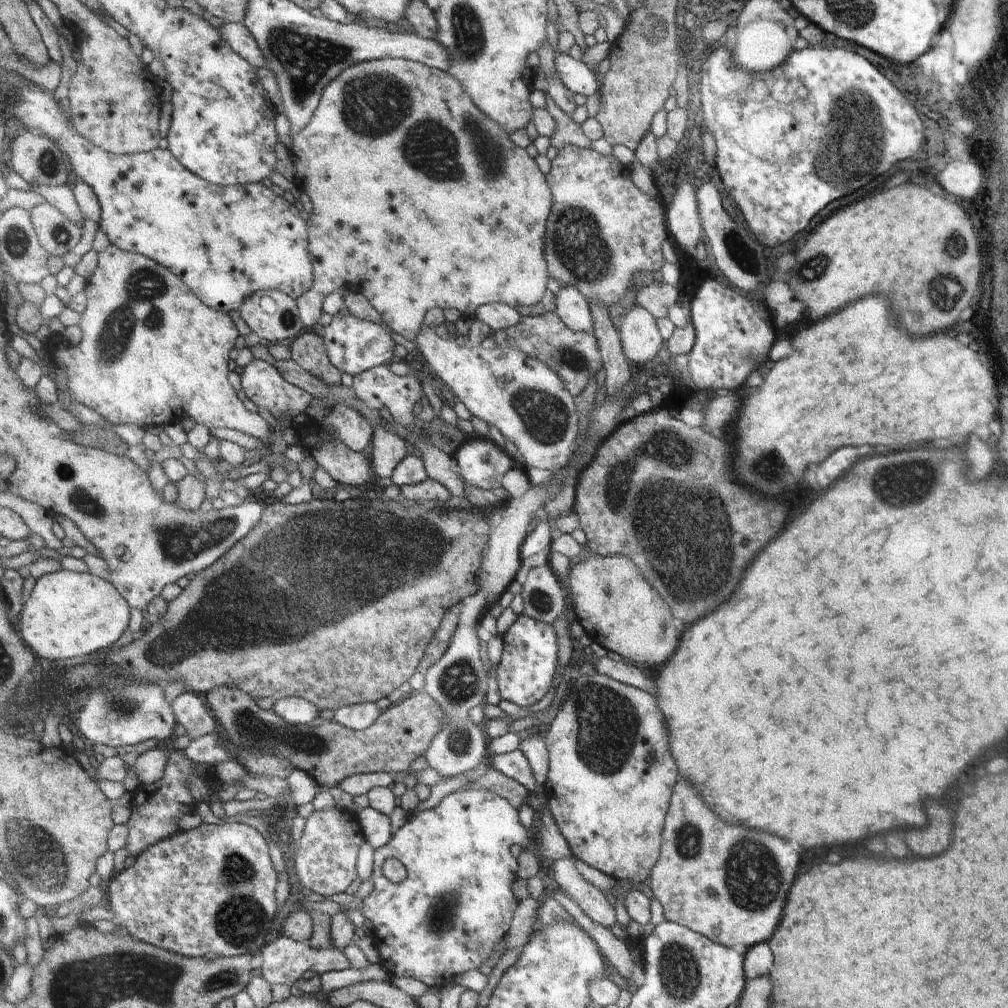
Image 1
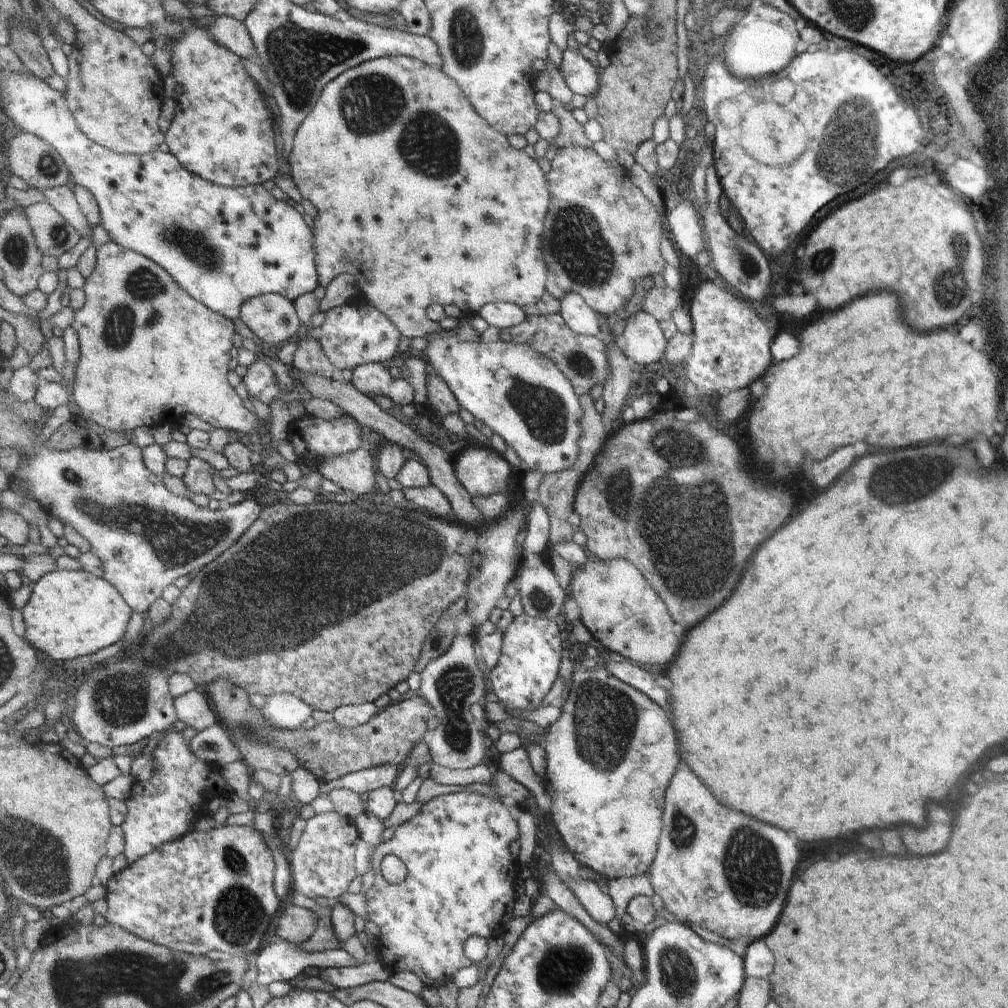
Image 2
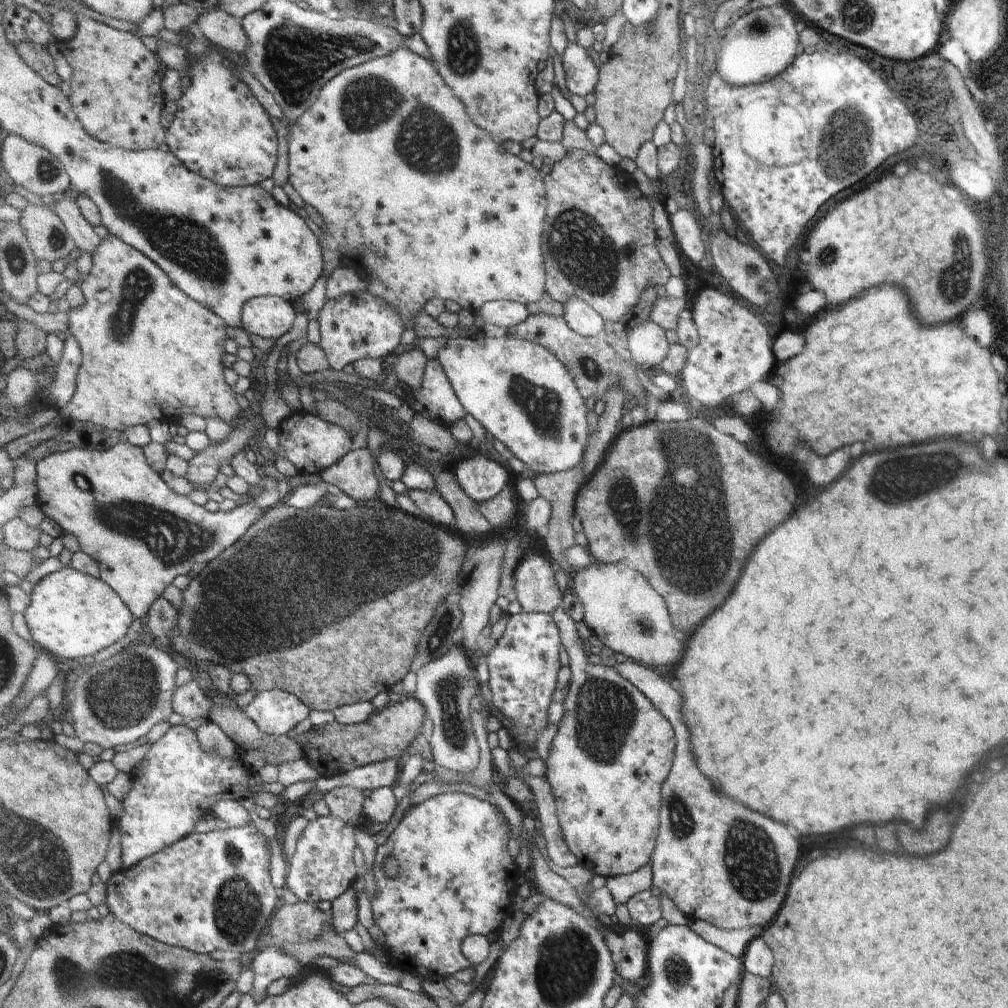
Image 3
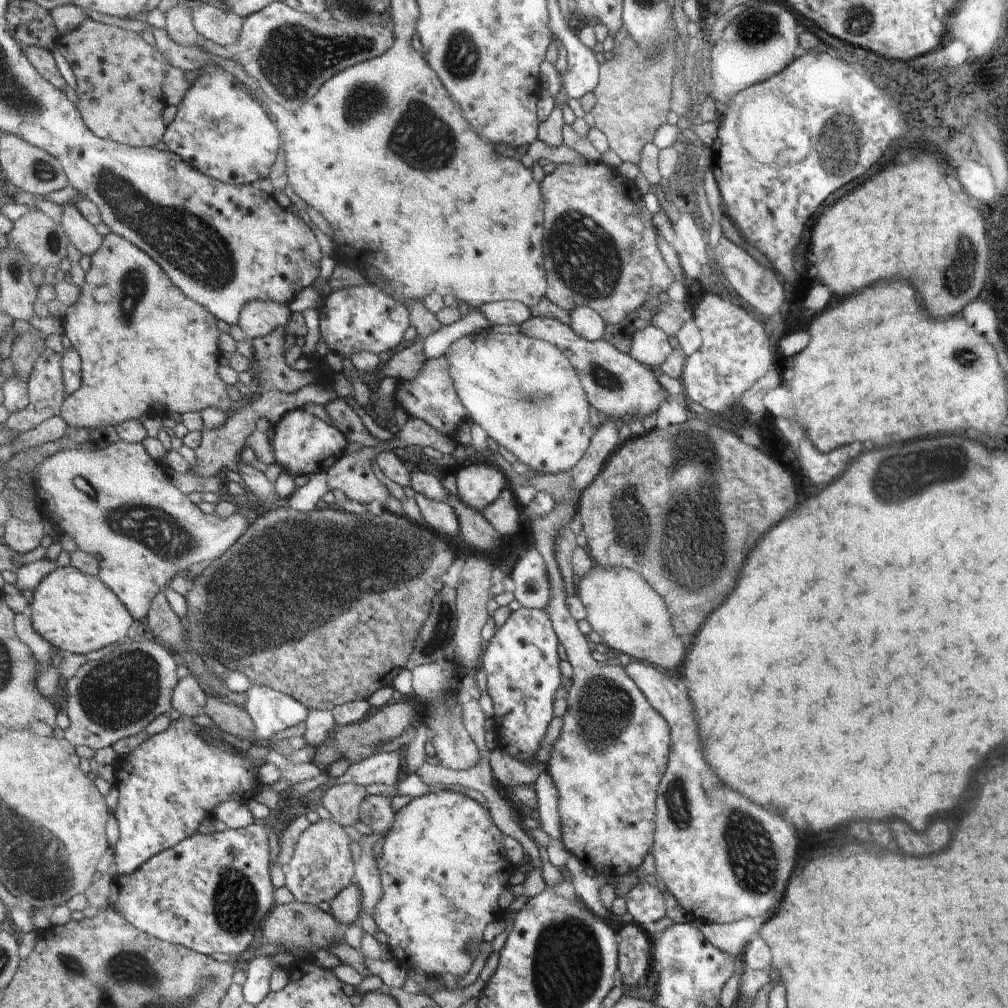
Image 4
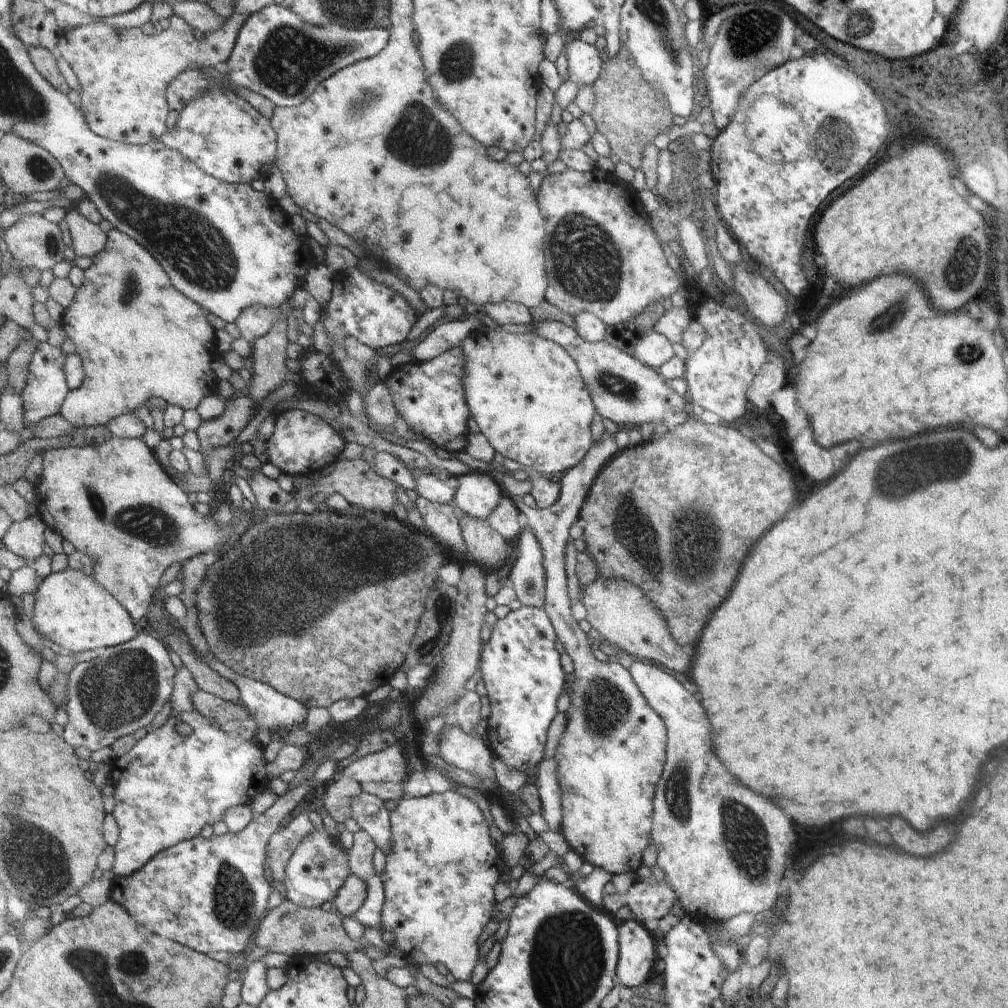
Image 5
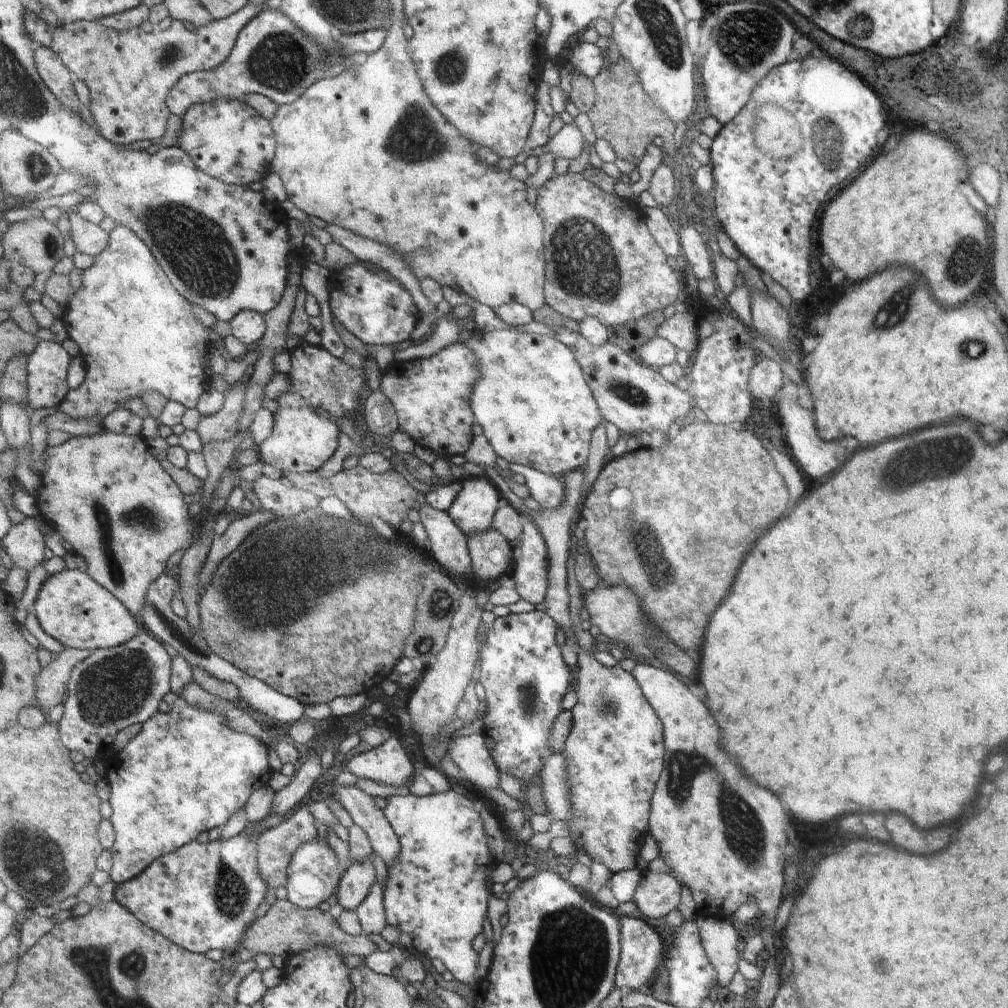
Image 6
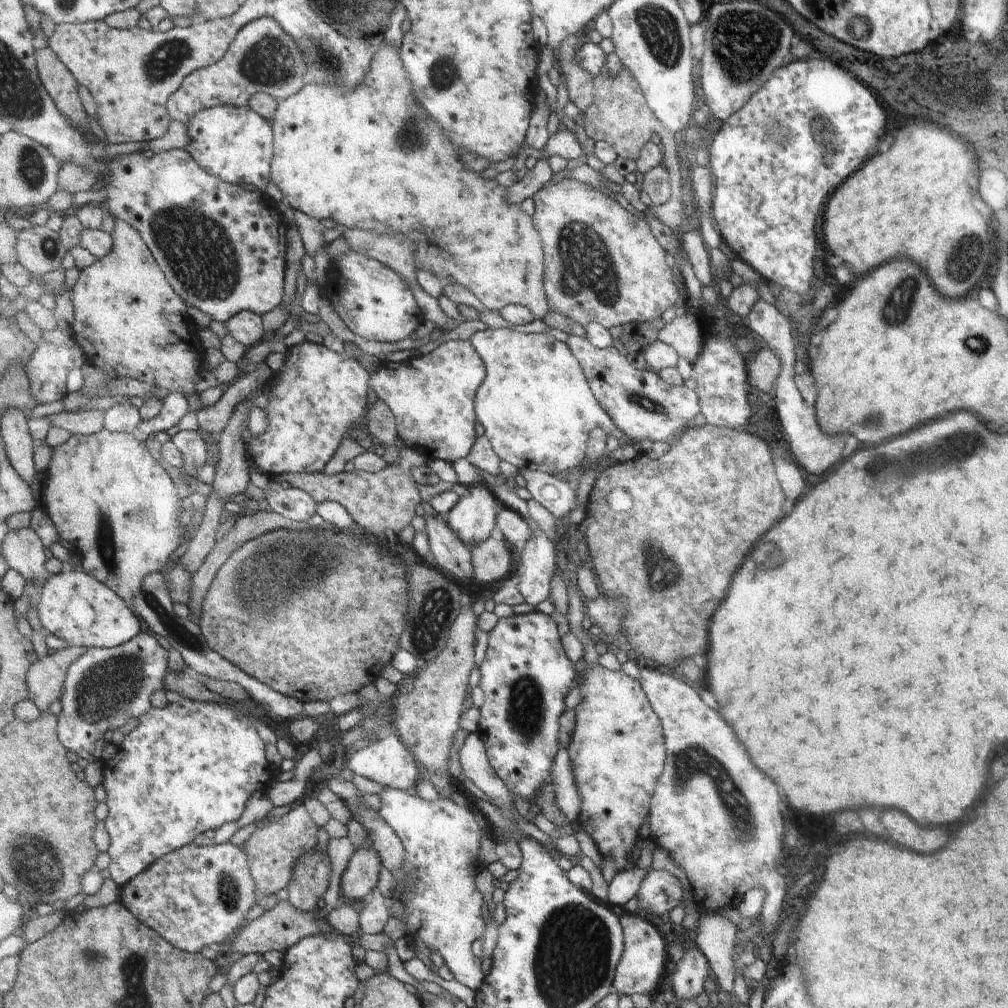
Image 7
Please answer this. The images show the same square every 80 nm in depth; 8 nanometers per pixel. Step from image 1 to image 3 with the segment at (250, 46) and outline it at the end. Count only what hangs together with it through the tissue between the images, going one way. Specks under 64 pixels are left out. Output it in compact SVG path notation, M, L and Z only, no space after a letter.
M219 7L201 12L195 30L209 40L215 48L244 54L249 48L250 38L242 24L238 24L232 14Z

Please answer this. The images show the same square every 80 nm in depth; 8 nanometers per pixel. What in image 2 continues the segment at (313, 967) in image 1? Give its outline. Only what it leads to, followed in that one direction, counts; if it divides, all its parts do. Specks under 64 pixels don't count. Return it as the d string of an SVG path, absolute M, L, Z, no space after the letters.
M281 939L279 942L271 943L264 949L261 949L256 955L252 957L253 966L257 968L257 984L263 984L263 986L269 986L274 982L281 982L293 980L297 978L299 974L304 974L307 968L341 968L341 967L354 967L361 963L351 956L344 948L337 950L326 950L323 952L312 953L307 952L305 949L298 947L295 943L288 940Z

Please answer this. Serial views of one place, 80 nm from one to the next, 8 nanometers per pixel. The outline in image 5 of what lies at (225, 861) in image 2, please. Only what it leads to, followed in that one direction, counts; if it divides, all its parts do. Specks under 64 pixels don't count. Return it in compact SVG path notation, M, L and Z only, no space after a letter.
M312 777L306 778L288 790L272 808L237 834L228 831L209 840L199 836L157 854L139 873L128 878L111 876L110 899L124 906L153 934L199 953L246 952L268 912L271 890L274 890L265 871L269 838L281 828L281 820L306 798L314 782Z

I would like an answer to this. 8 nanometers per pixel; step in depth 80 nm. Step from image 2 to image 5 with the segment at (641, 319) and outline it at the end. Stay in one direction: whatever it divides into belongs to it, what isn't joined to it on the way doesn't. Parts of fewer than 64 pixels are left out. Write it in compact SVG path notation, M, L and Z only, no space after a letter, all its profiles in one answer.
M656 329L641 338L634 354L642 363L653 368L660 368L675 355L674 344Z

